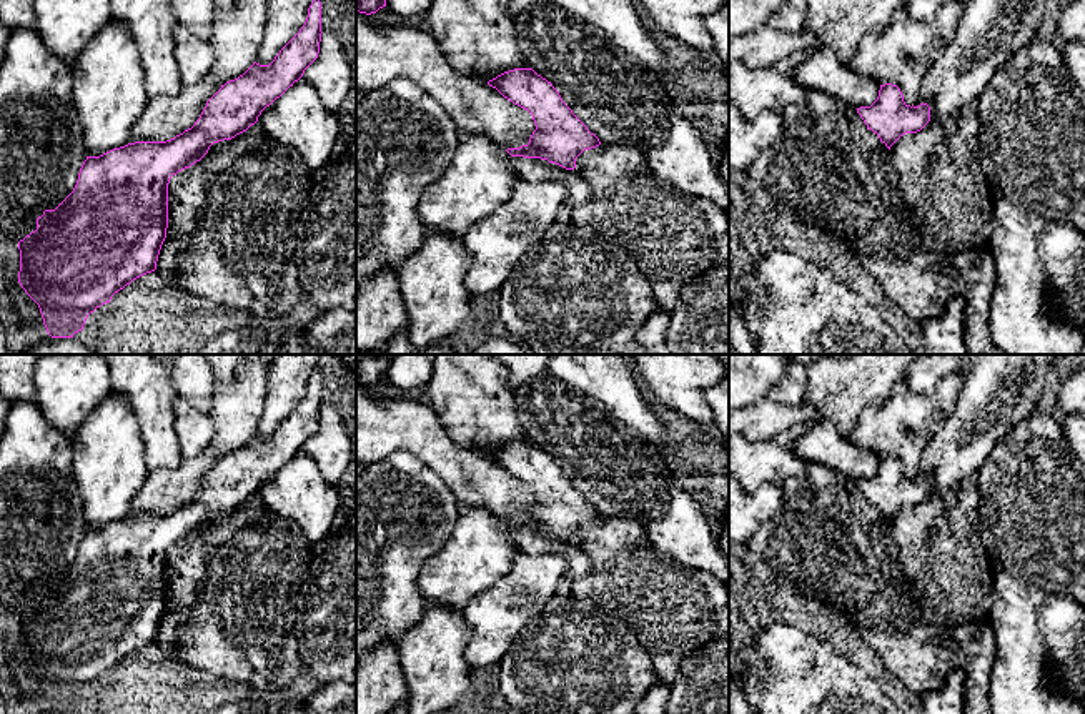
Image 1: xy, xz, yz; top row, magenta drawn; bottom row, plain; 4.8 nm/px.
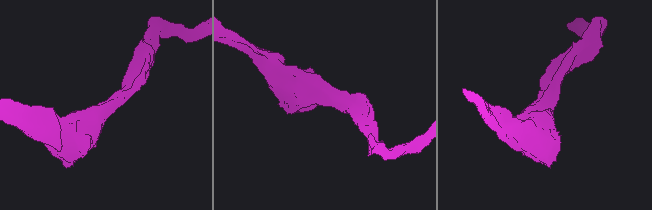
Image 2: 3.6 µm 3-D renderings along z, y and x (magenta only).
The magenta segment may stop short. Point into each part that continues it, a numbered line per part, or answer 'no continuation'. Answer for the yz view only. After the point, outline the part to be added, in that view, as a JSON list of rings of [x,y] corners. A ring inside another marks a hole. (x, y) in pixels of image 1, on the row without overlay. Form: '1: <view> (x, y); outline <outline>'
no continuation

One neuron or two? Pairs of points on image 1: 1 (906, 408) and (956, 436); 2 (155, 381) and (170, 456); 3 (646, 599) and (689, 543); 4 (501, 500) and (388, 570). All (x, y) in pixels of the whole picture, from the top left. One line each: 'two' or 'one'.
1: two
2: one
3: two
4: two

